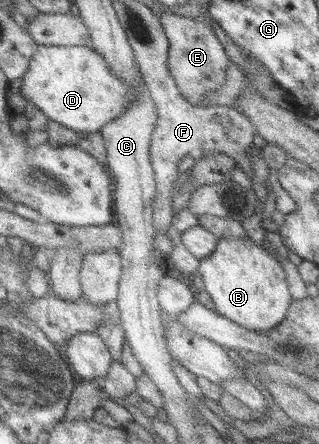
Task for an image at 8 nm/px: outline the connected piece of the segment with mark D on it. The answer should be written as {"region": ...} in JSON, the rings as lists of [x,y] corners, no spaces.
{"region":[[[89,44],[69,47],[38,45],[20,79],[21,93],[27,104],[54,123],[84,135],[99,131],[134,99],[132,91],[111,73],[105,60]]]}

